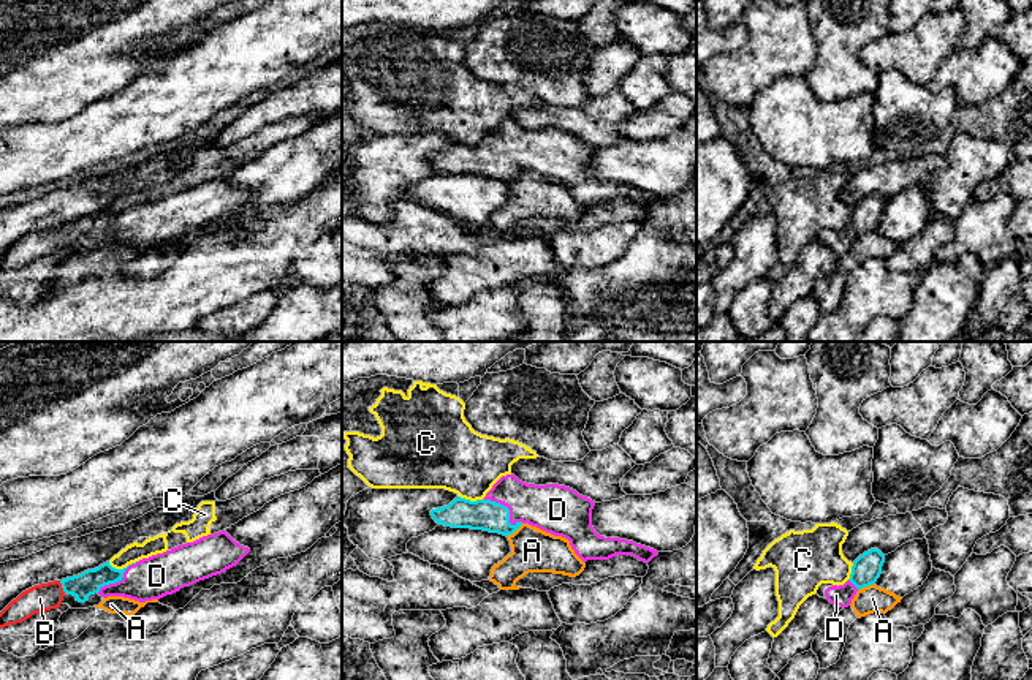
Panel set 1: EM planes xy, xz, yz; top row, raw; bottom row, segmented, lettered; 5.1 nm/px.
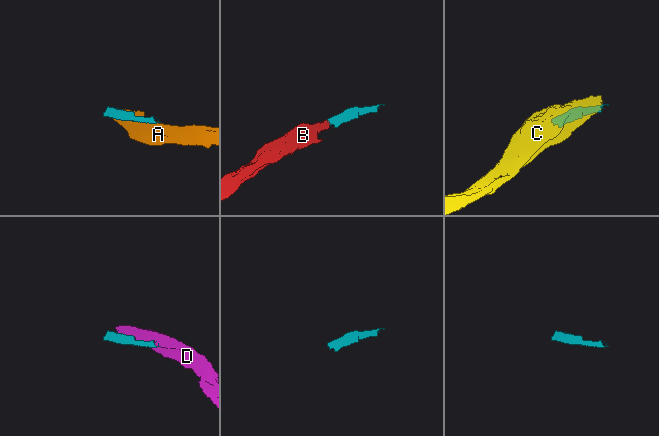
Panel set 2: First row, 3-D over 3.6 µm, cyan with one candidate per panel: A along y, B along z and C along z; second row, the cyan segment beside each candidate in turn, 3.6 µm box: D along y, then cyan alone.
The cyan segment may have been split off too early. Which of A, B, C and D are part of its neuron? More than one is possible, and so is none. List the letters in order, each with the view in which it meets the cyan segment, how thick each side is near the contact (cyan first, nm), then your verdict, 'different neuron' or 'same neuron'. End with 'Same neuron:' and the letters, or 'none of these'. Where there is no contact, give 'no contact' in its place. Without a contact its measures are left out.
A: contact in yz; calibres 150 and 140 nm; different neuron
B: contact in xy; calibres 130 and 140 nm; same neuron
C: contact in xy; calibres 130 and 90 nm; different neuron
D: contact in xz; calibres 160 and 260 nm; same neuron
Same neuron: B, D

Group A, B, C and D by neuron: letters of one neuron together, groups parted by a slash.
A / B D / C

